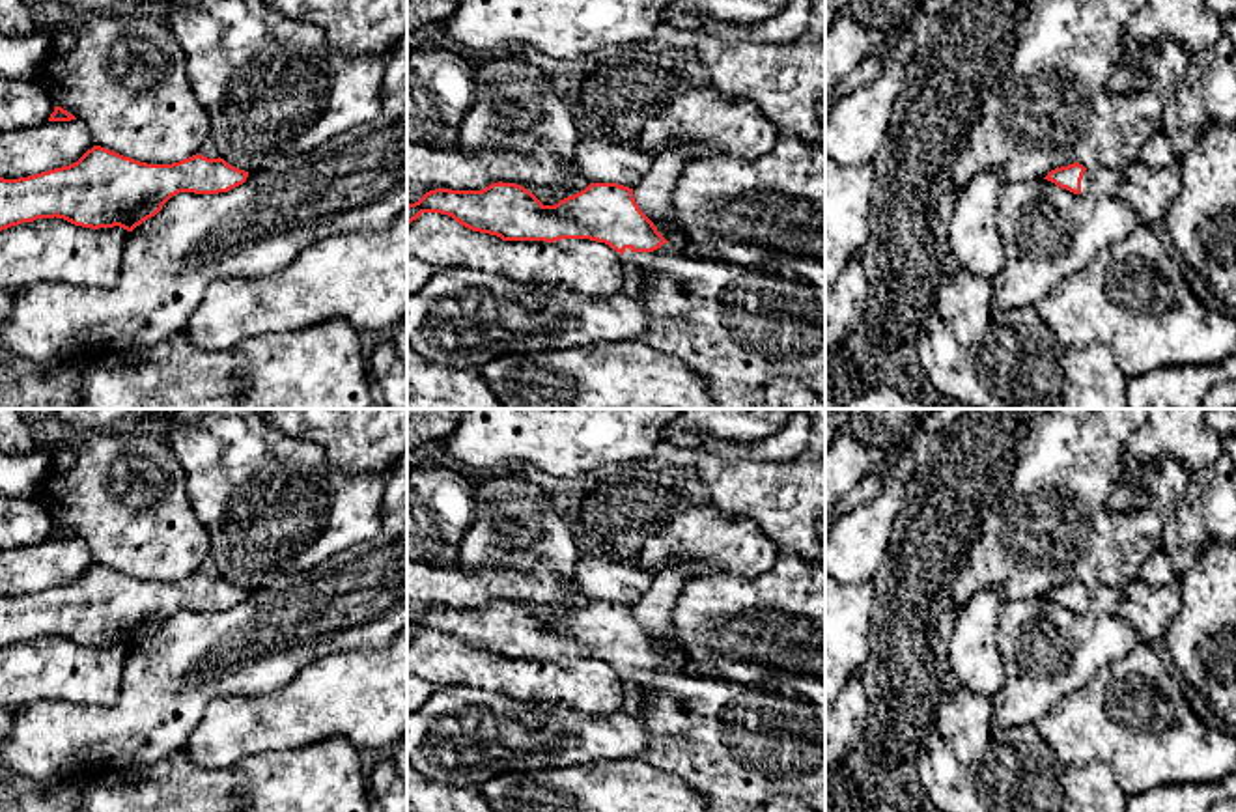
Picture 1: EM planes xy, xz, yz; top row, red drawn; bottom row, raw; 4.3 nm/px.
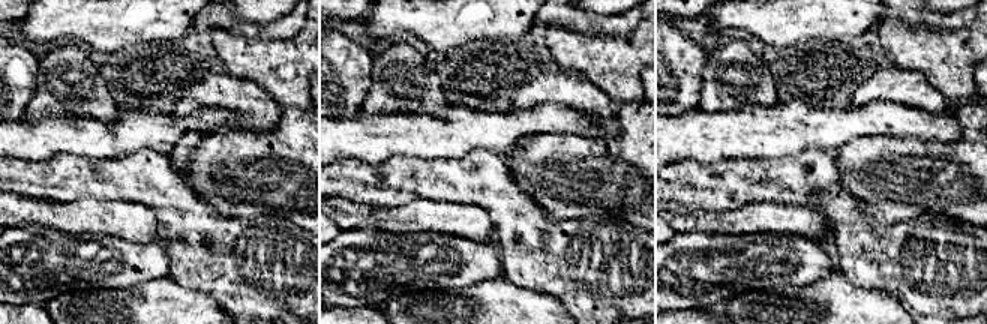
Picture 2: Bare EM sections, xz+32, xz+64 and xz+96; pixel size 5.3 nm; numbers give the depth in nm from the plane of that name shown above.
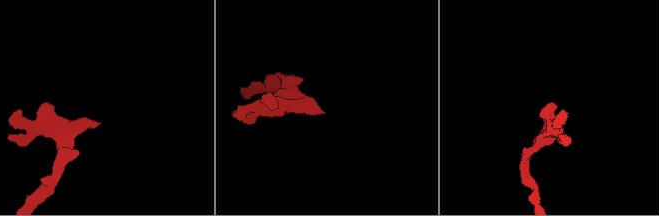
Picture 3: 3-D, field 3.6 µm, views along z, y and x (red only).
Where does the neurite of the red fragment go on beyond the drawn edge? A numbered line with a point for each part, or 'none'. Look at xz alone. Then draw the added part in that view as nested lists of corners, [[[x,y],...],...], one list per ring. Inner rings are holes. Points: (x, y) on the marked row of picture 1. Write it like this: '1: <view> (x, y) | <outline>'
1: xz (736, 325) | [[[665,243],[653,252],[624,256],[640,274],[640,302],[650,315],[644,342],[685,360],[713,394],[715,409],[764,409],[762,388],[775,375],[794,377],[825,394],[825,289],[792,273],[784,263],[734,265],[726,259],[702,259],[693,246]]]

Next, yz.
1: yz (1208, 94) | [[[1227,35],[1191,58],[1186,80],[1165,106],[1161,131],[1173,142],[1174,161],[1163,168],[1139,162],[1122,168],[1087,168],[1081,194],[1118,198],[1135,209],[1141,224],[1165,220],[1182,185],[1182,157],[1195,146],[1208,123],[1236,123],[1236,47]]]

